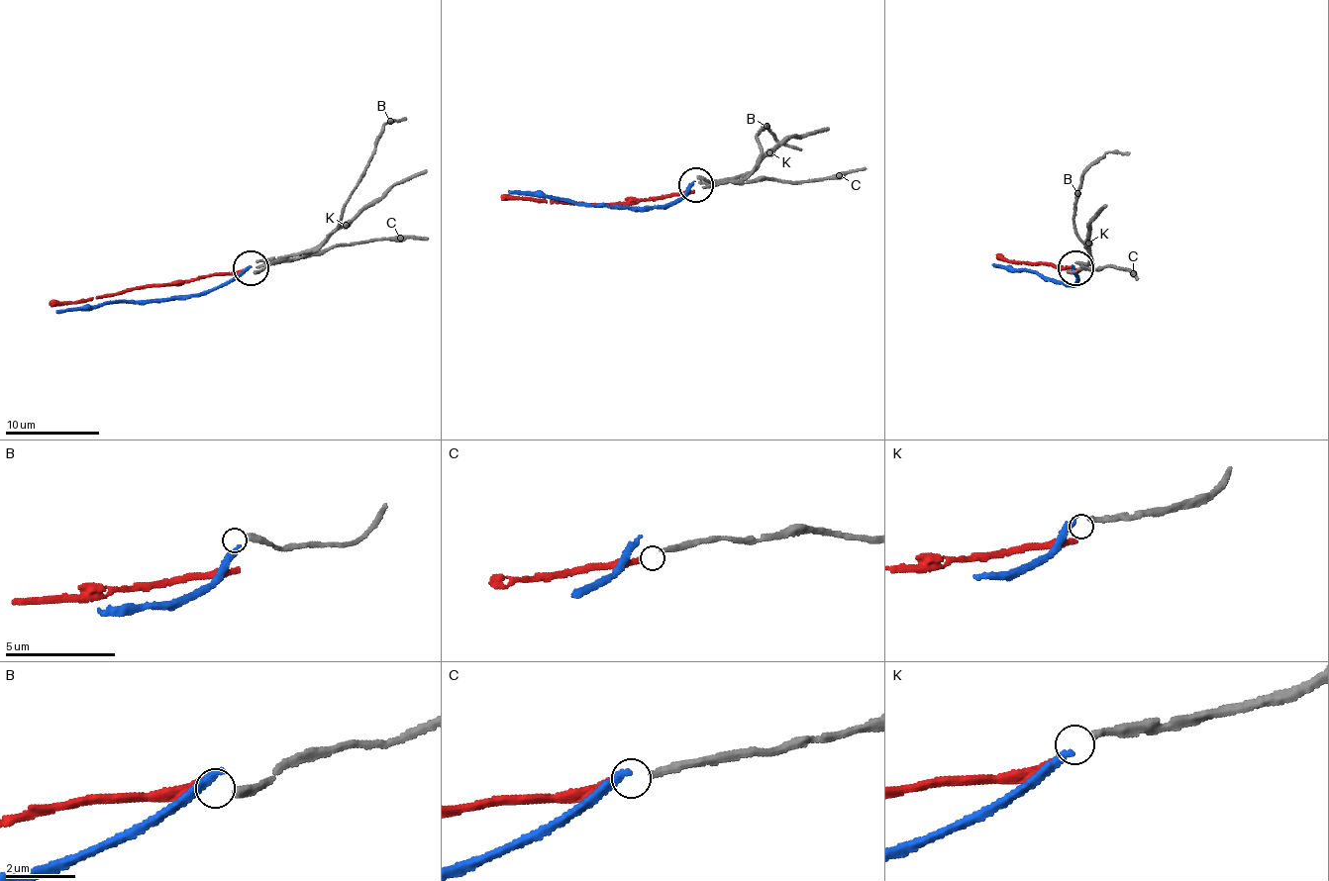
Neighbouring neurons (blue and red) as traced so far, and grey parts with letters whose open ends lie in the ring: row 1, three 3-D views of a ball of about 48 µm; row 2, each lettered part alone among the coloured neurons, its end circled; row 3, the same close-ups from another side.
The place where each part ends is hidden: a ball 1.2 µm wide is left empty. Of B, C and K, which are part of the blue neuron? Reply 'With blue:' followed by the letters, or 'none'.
With blue: K

